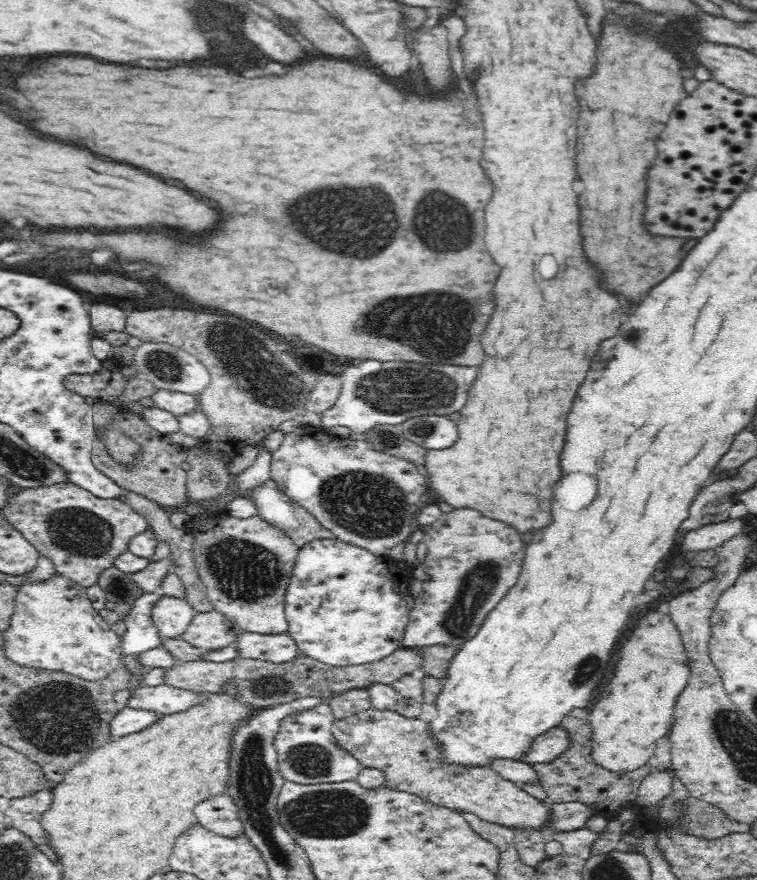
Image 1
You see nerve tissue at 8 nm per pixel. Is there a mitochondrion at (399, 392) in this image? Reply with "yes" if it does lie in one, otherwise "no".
yes

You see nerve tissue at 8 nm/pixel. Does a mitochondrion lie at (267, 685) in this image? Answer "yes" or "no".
yes

